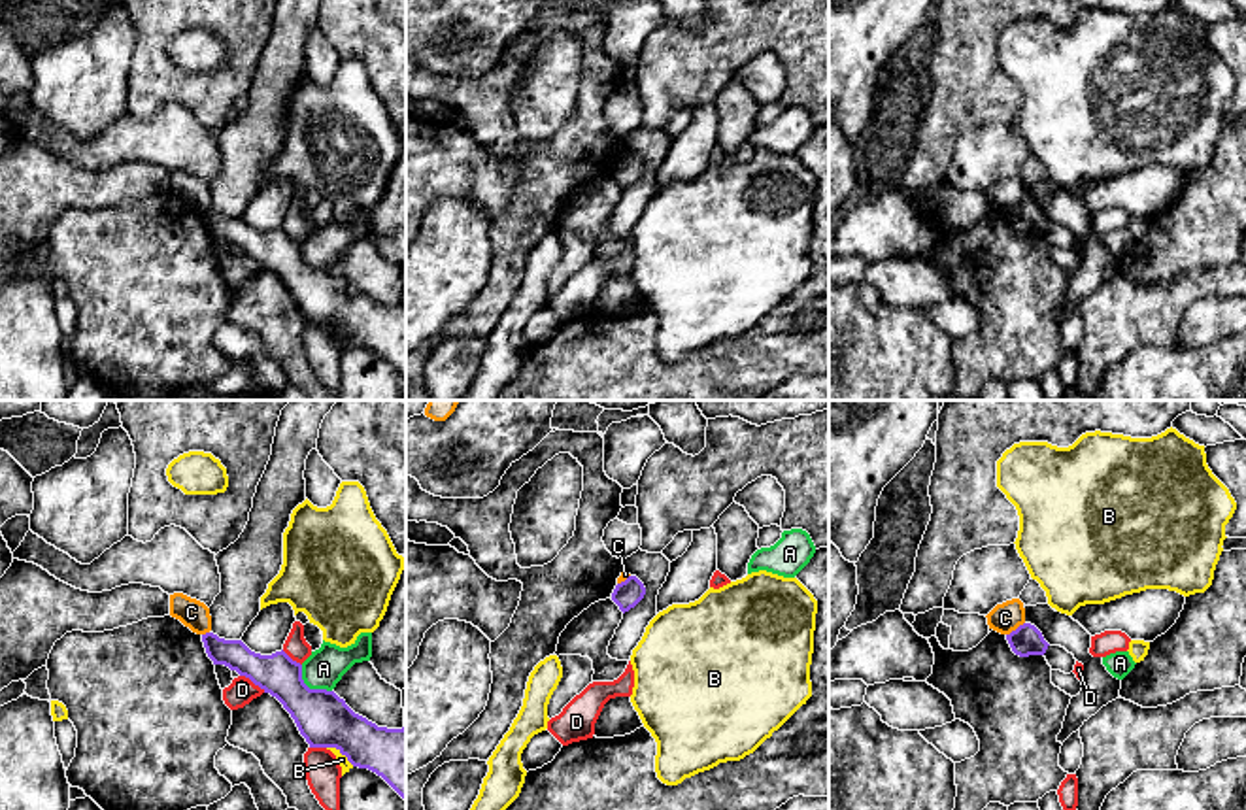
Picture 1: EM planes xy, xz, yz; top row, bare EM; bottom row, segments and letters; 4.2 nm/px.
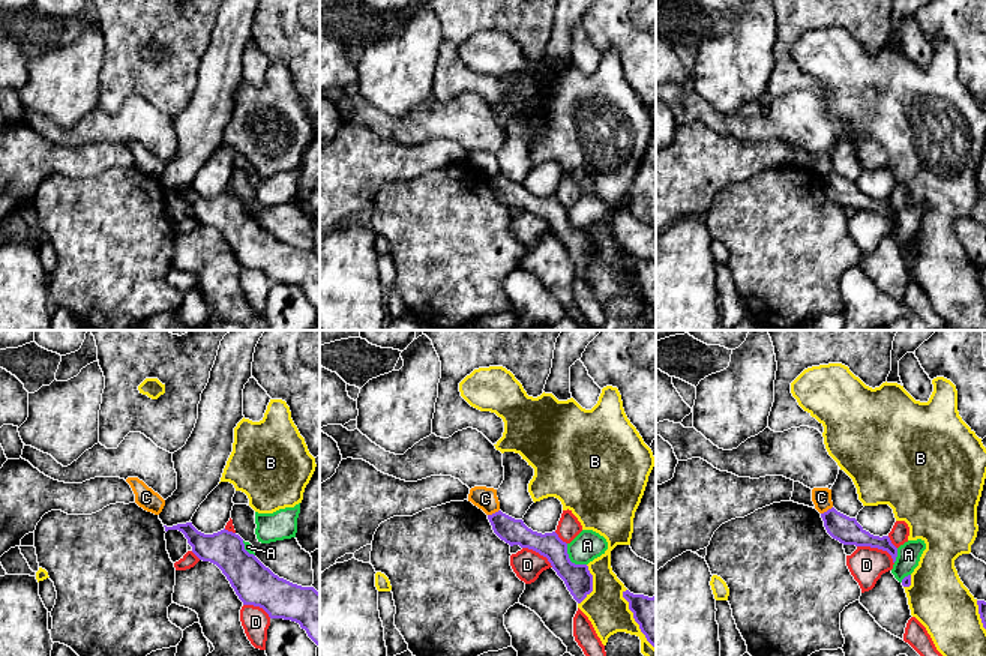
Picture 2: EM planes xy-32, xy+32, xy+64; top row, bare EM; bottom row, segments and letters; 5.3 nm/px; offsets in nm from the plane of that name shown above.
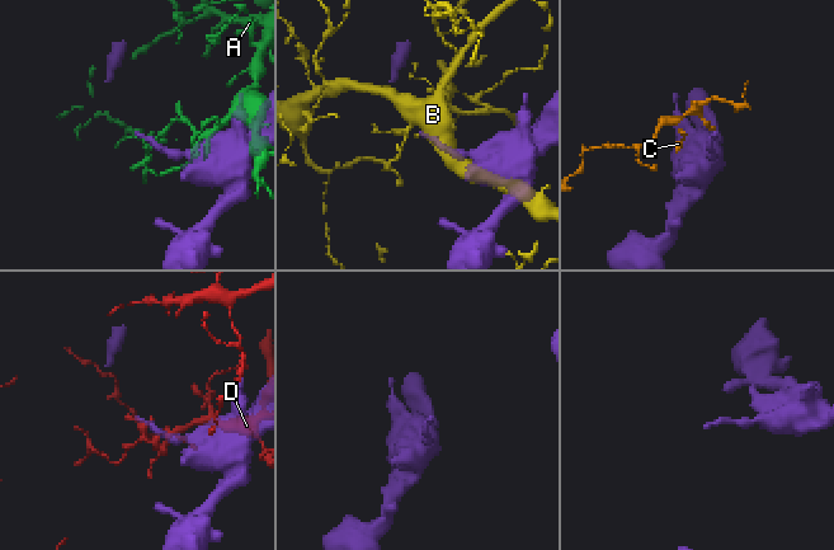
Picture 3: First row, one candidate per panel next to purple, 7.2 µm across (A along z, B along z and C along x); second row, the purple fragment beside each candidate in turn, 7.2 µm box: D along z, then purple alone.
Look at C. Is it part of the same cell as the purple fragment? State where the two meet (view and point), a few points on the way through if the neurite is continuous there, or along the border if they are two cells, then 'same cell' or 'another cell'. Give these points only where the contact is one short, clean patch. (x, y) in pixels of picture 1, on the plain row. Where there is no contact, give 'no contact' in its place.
meets purple in yz at (1016, 206); border along yz (1024, 199), (1007, 212); another cell

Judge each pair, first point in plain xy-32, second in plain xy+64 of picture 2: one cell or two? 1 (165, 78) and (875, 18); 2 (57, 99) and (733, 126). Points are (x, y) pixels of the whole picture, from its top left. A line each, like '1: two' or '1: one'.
1: one
2: two

